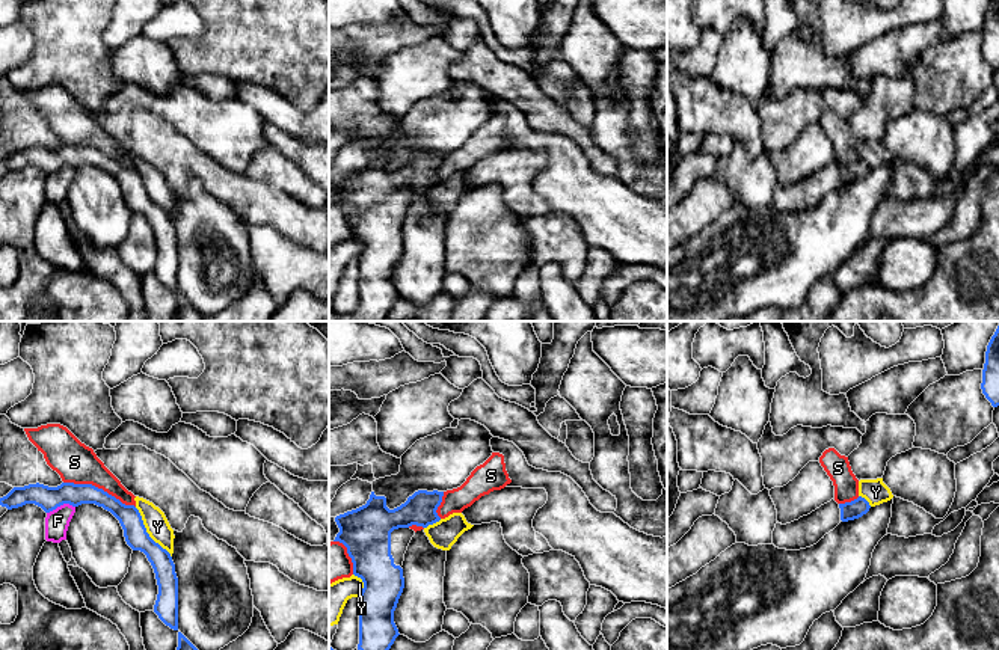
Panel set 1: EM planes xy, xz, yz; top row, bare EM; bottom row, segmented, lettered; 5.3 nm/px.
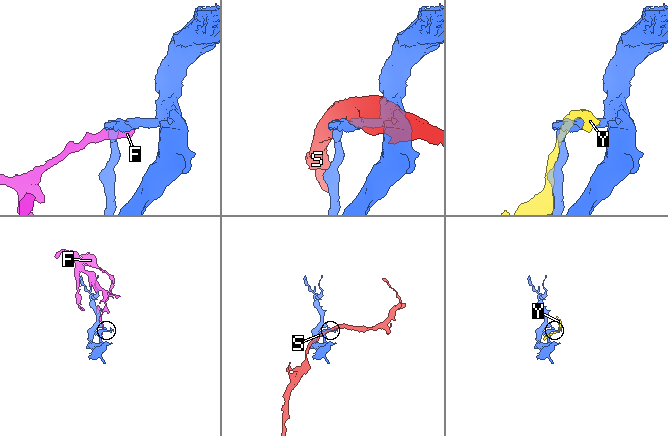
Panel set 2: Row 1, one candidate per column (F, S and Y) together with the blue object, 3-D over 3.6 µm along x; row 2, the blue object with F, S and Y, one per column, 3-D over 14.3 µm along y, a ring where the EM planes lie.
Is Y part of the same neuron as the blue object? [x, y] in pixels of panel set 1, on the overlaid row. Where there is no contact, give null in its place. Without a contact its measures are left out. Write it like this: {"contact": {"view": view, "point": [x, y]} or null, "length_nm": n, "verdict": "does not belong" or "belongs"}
{"contact": {"view": "xy", "point": [147, 533]}, "length_nm": 340, "verdict": "belongs"}

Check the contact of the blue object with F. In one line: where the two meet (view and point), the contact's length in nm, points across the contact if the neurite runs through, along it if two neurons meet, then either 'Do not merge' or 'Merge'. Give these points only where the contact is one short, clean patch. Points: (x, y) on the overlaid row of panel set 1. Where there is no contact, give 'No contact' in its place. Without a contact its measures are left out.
Touches blue at xy (61, 504). Shared border 160 nm. Boundary: xy (74, 505), (58, 505), (47, 513). Do not merge

